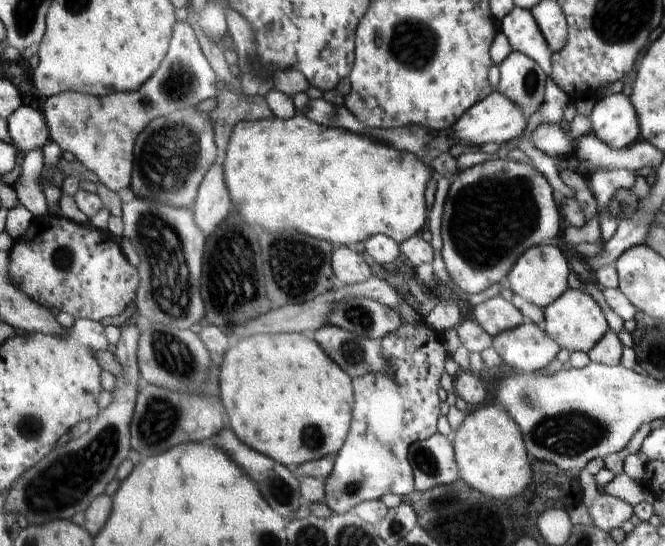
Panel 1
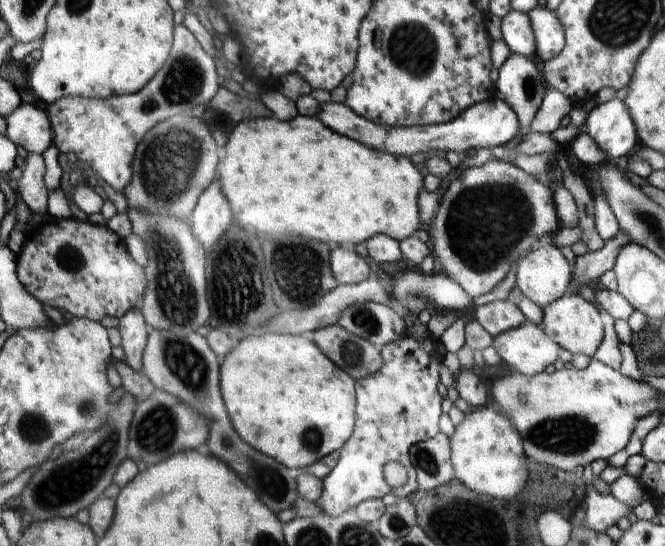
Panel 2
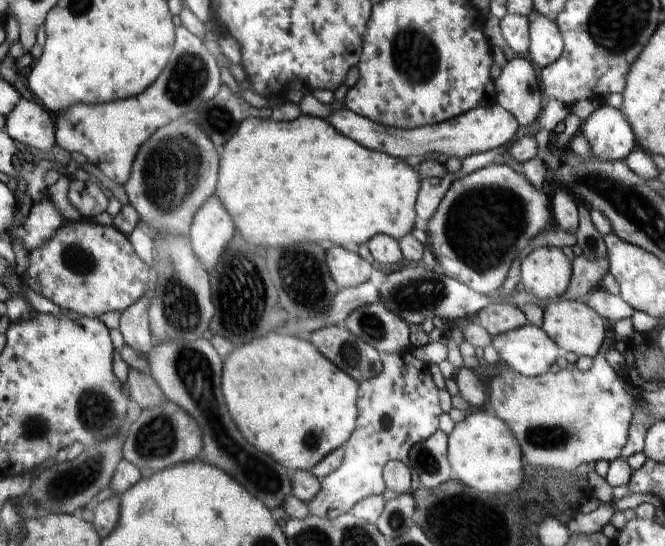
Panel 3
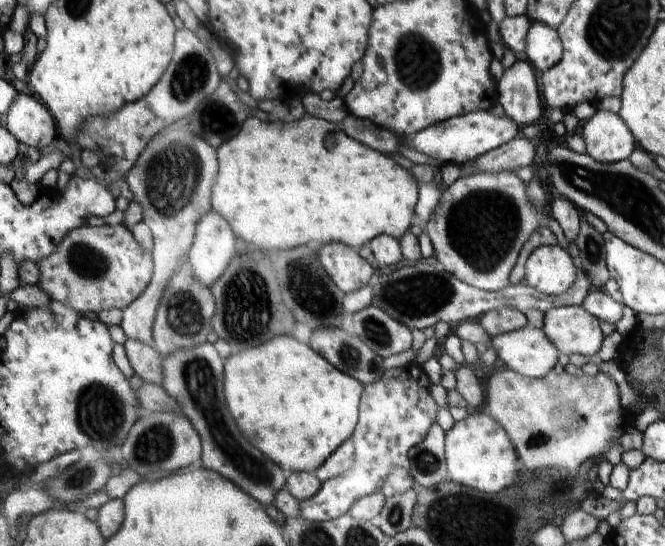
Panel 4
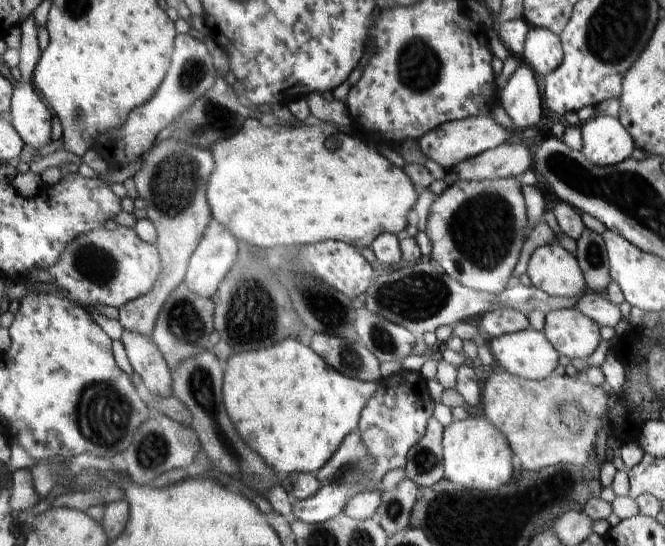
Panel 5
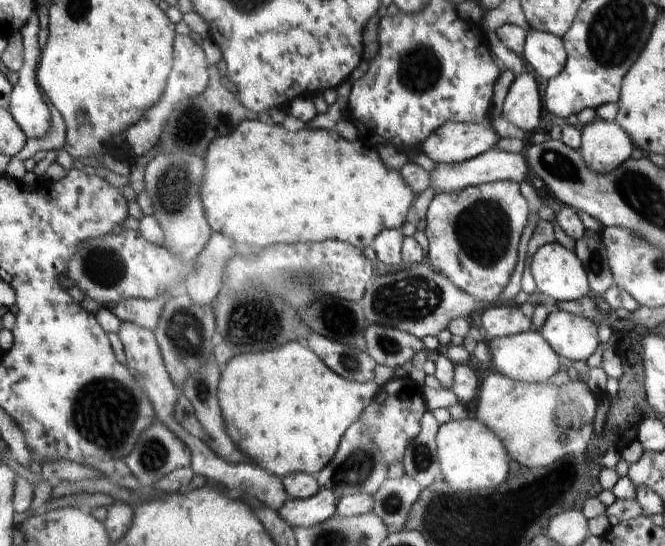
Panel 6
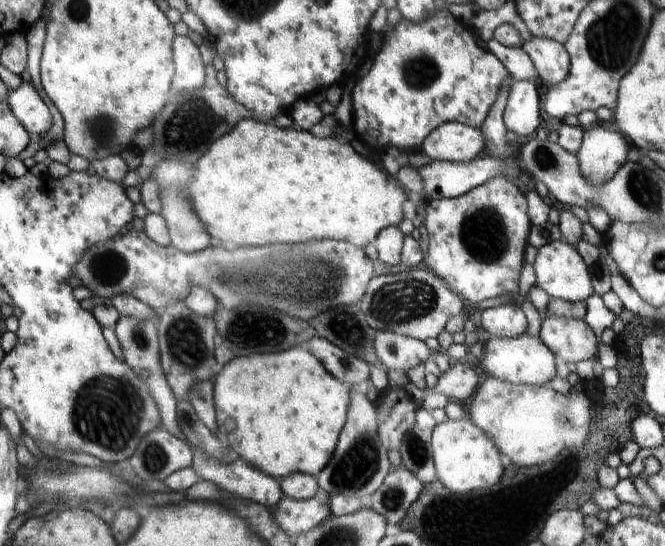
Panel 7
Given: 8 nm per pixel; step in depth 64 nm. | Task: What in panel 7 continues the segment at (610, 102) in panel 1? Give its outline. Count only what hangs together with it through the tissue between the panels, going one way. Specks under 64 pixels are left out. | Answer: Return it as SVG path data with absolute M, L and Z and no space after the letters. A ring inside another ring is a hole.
M596 122L583 131L583 140L575 154L579 170L594 187L606 185L622 168L628 152L626 140Z

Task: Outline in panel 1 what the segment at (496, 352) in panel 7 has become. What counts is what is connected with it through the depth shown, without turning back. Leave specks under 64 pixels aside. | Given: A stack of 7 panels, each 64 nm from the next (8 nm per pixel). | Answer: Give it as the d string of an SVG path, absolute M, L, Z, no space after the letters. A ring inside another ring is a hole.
M532 321L497 334L492 346L508 366L522 373L543 372L561 349L555 339Z

